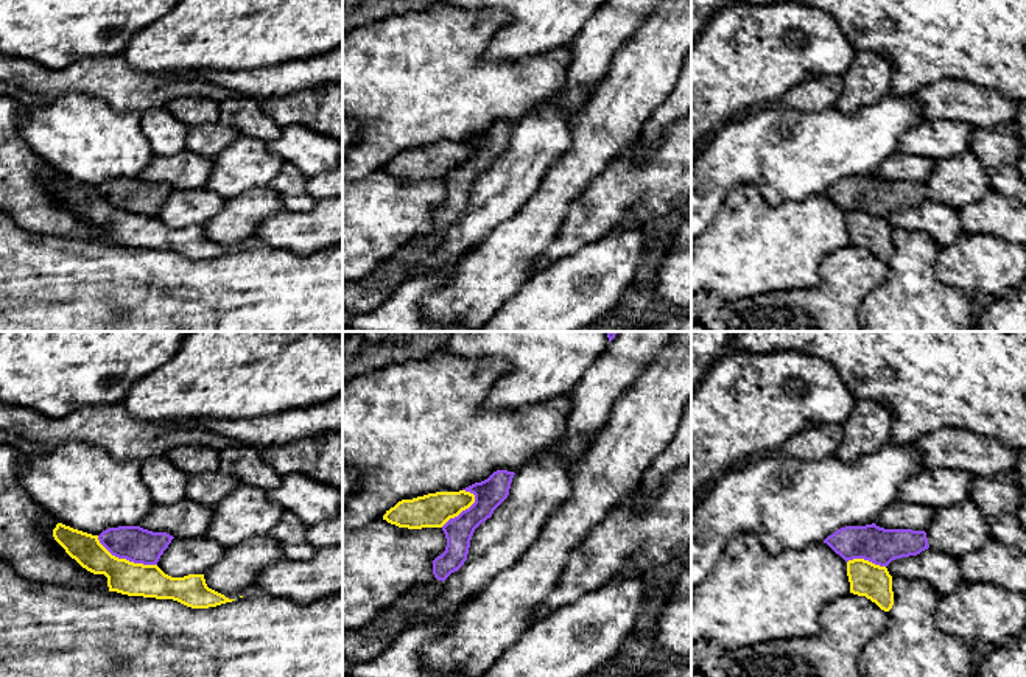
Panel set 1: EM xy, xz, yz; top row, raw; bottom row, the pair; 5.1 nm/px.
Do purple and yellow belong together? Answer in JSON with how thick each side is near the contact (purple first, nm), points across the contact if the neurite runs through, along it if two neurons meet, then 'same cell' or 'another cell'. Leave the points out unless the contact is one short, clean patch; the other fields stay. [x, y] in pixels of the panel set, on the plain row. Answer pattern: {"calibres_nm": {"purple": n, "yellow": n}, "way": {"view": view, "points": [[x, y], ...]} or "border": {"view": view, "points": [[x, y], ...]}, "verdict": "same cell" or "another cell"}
{"calibres_nm": {"purple": 190, "yellow": 180}, "verdict": "another cell"}

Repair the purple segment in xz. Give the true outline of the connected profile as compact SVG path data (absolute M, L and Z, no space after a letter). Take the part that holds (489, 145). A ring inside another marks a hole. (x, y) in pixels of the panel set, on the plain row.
M497 121L487 131L462 142L475 146L475 154L458 168L450 170L442 182L447 190L445 202L433 212L434 233L409 240L366 279L343 282L343 327L355 316L383 303L420 260L441 246L444 232L467 212L475 181L492 168L508 149L514 123Z

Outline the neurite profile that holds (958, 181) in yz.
M972 151L937 160L925 184L929 199L956 210L976 204L992 191L987 168Z

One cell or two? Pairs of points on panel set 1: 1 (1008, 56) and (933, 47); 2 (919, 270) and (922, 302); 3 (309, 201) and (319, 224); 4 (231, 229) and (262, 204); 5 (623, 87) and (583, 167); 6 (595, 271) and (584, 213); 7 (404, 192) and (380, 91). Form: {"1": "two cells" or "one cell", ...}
{"1": "one cell", "2": "one cell", "3": "two cells", "4": "one cell", "5": "one cell", "6": "two cells", "7": "two cells"}

